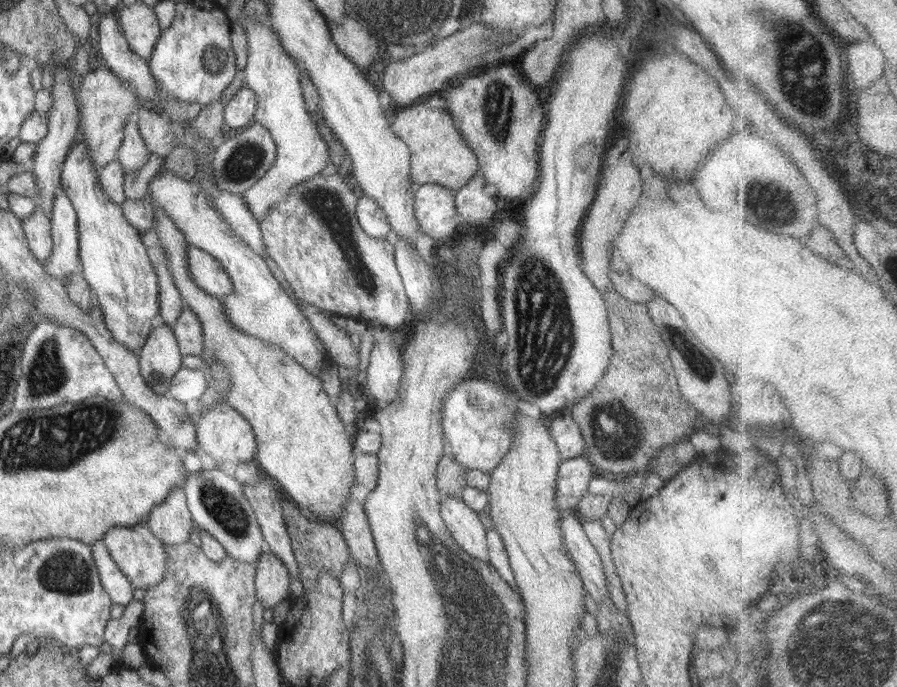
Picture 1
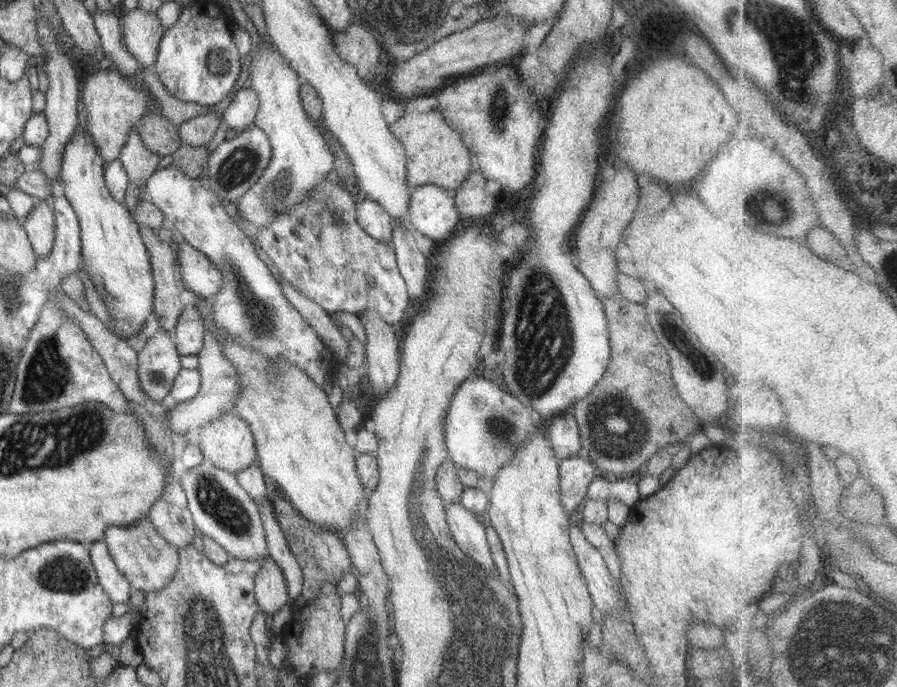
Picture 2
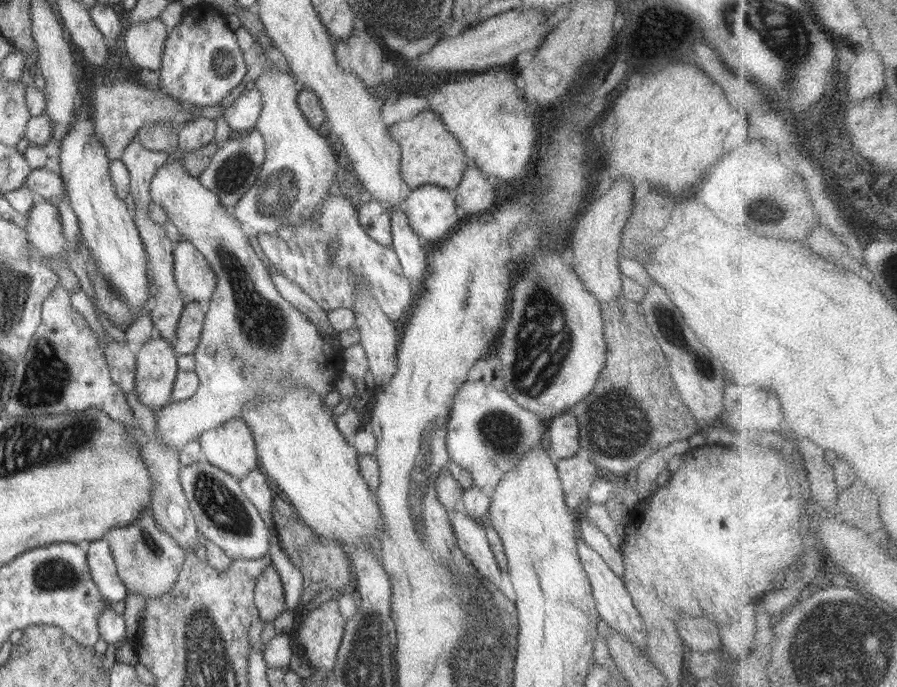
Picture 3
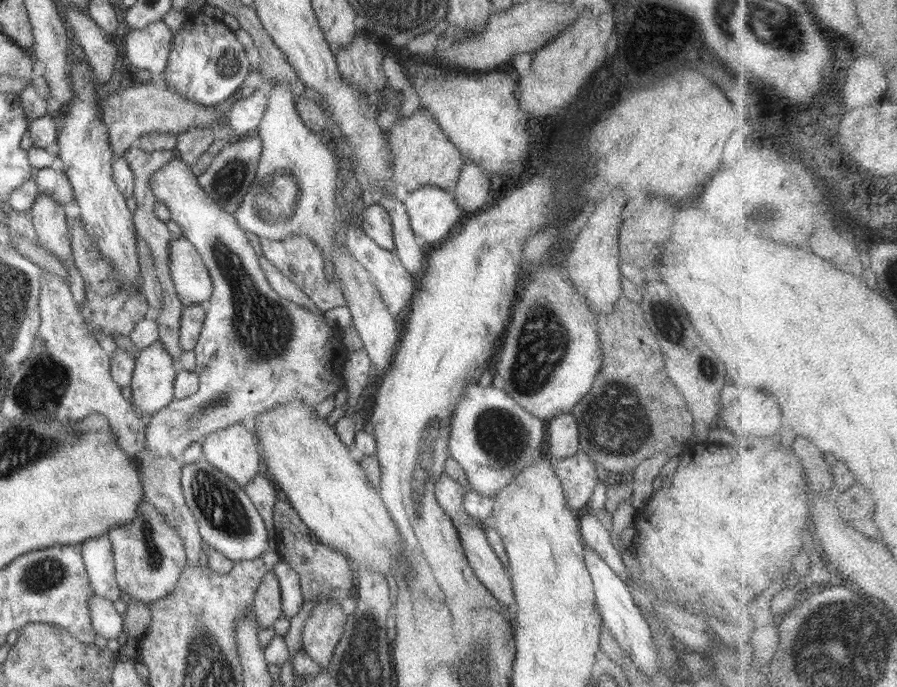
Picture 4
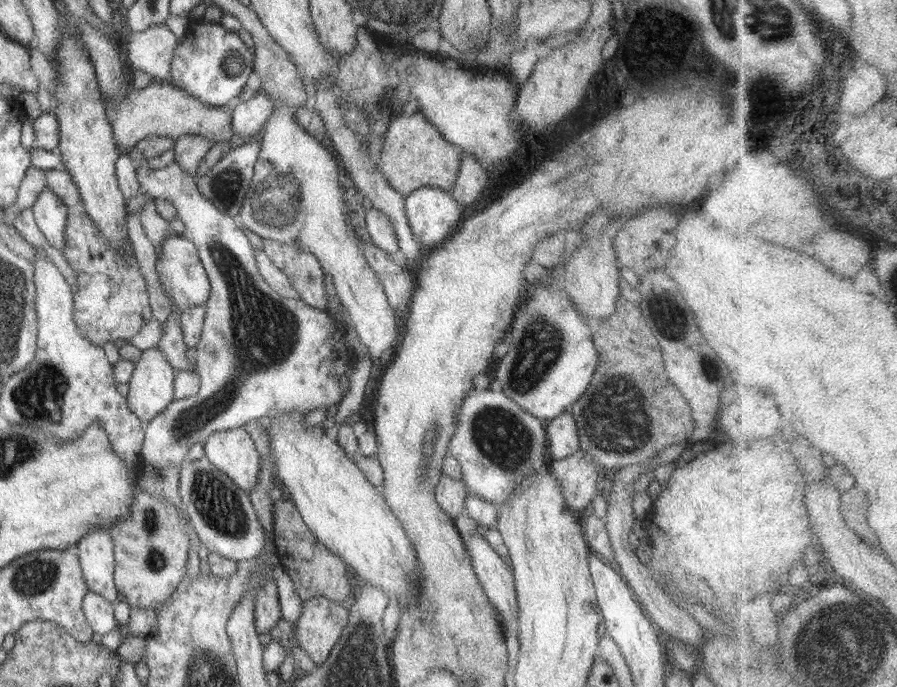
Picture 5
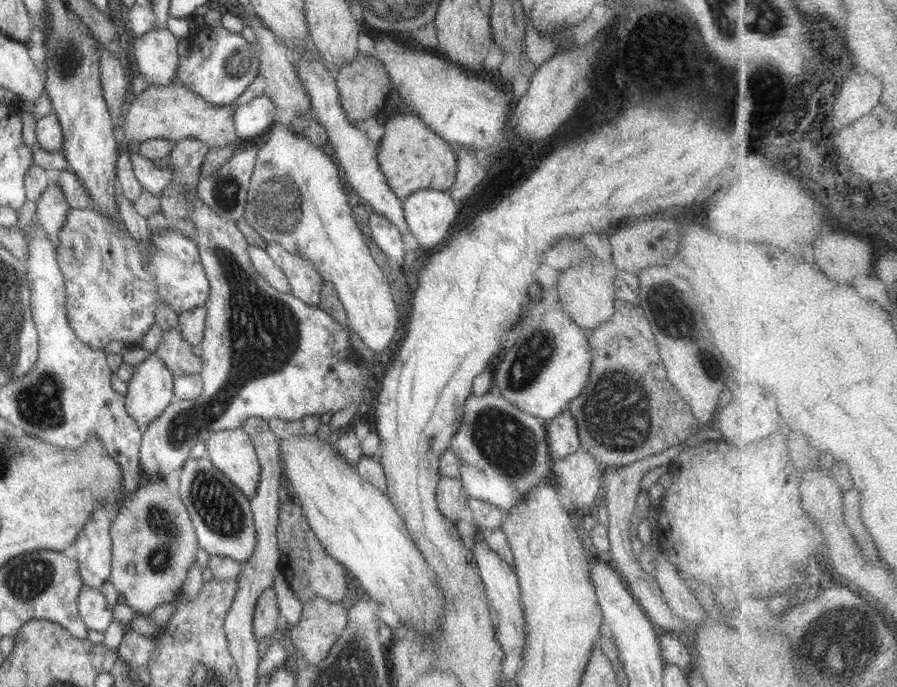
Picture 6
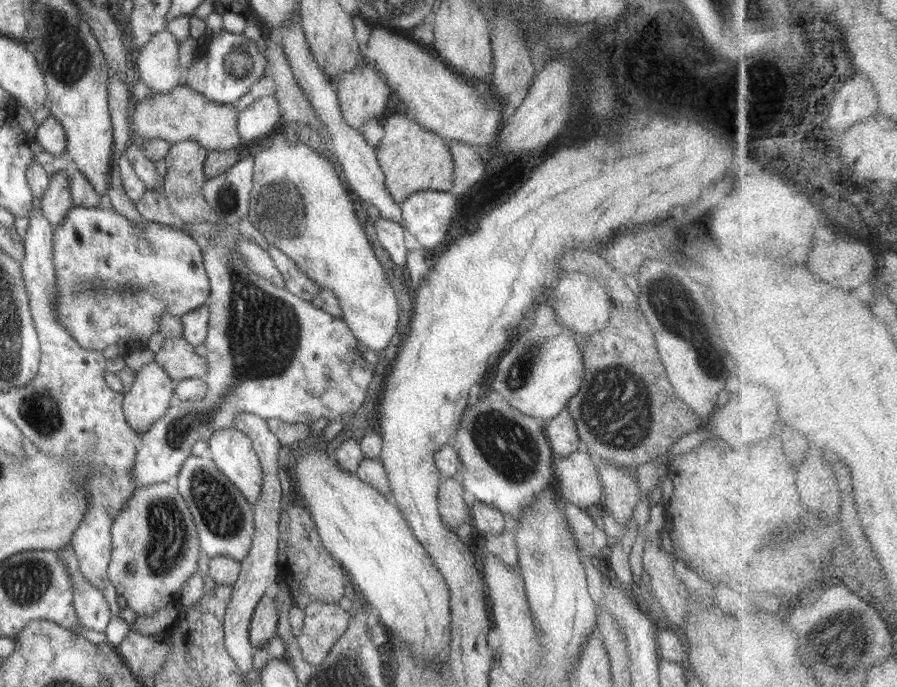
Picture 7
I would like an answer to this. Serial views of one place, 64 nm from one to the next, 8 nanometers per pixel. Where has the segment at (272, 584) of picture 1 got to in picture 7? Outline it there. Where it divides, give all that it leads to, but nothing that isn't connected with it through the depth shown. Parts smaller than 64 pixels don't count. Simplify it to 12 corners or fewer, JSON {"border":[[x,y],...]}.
{"border":[[264,595],[250,620],[250,643],[277,634],[278,601]]}

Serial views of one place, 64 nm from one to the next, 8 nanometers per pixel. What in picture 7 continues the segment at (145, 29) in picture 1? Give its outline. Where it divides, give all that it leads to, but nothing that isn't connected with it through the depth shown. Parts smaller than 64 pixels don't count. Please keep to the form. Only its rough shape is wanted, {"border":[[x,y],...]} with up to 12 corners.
{"border":[[158,32],[137,50],[134,76],[154,94],[182,84],[179,44]]}

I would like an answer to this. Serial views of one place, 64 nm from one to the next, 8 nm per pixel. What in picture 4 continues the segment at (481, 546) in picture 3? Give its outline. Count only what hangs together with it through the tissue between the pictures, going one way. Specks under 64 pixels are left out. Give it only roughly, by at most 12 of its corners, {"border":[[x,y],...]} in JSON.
{"border":[[452,513],[464,554],[476,577],[510,616],[517,601],[506,564],[490,546],[485,525]]}

